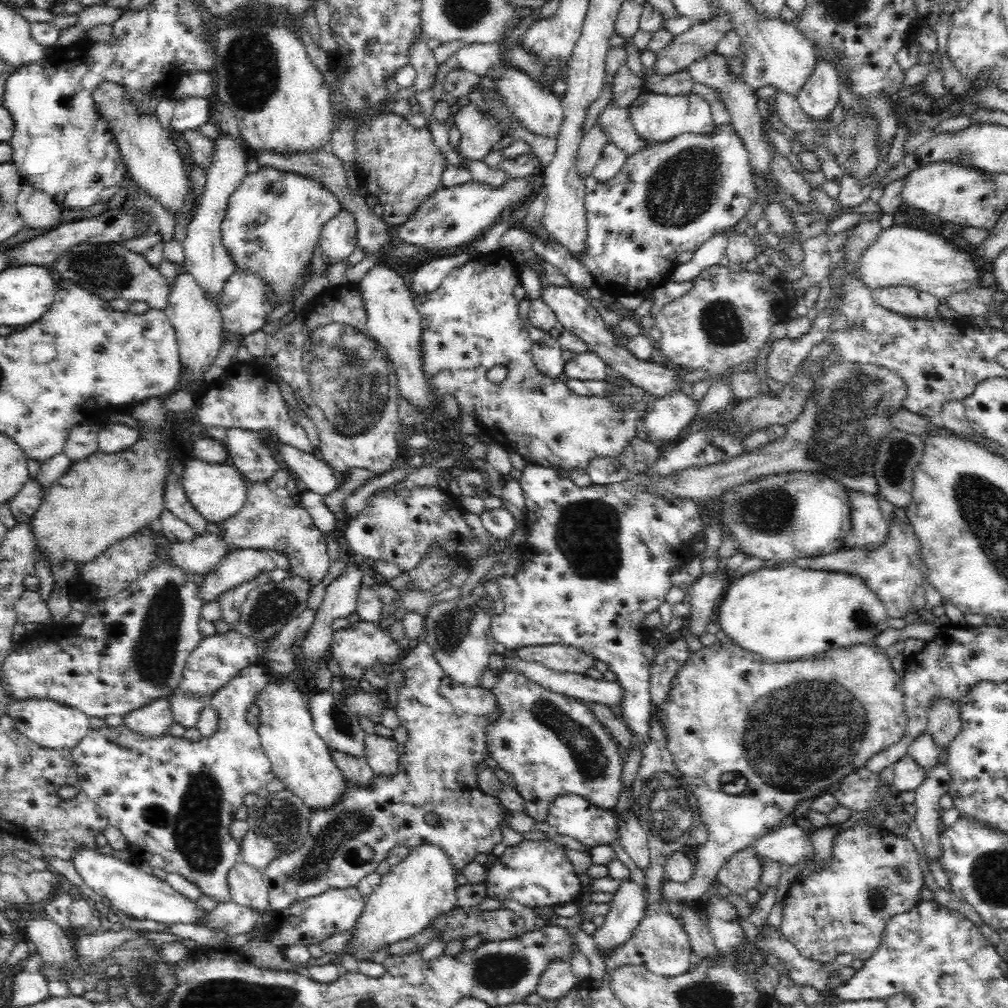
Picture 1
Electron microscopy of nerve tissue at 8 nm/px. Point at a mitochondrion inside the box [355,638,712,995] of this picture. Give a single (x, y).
(668, 811)

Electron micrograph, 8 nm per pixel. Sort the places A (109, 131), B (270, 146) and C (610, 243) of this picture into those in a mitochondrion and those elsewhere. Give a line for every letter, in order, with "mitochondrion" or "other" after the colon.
A: other
B: other
C: other

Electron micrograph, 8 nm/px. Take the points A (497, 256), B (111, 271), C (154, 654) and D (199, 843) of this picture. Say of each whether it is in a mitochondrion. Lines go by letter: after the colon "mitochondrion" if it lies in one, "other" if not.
A: other
B: mitochondrion
C: mitochondrion
D: mitochondrion

